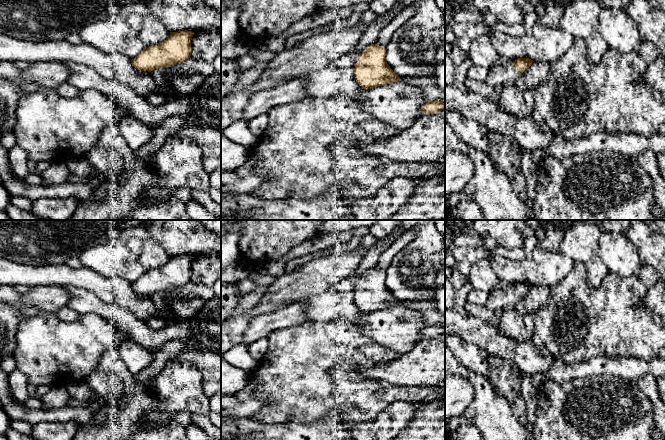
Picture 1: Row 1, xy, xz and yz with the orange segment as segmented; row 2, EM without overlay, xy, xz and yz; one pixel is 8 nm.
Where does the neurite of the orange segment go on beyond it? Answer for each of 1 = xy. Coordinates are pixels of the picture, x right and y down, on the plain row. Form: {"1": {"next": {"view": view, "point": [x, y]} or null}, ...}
{"1": {"next": null}}

